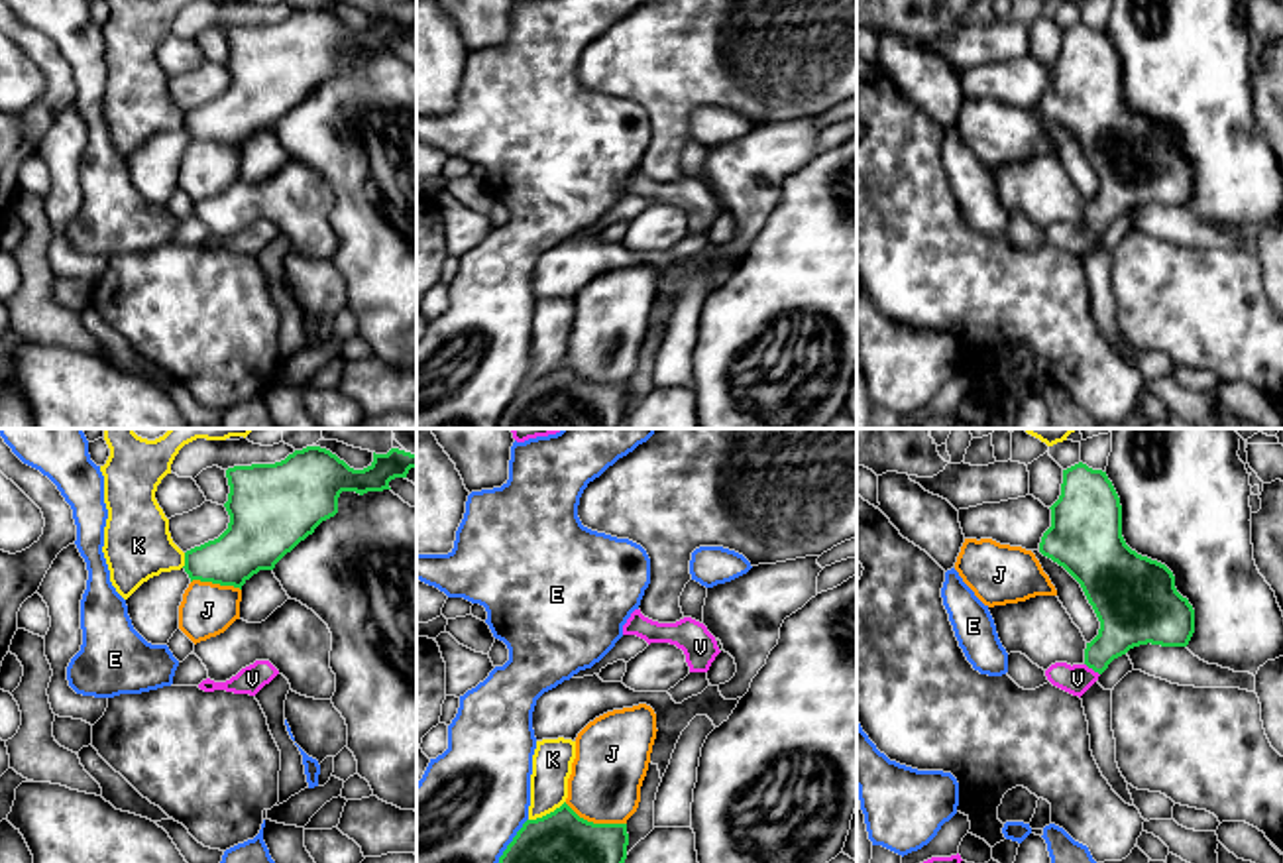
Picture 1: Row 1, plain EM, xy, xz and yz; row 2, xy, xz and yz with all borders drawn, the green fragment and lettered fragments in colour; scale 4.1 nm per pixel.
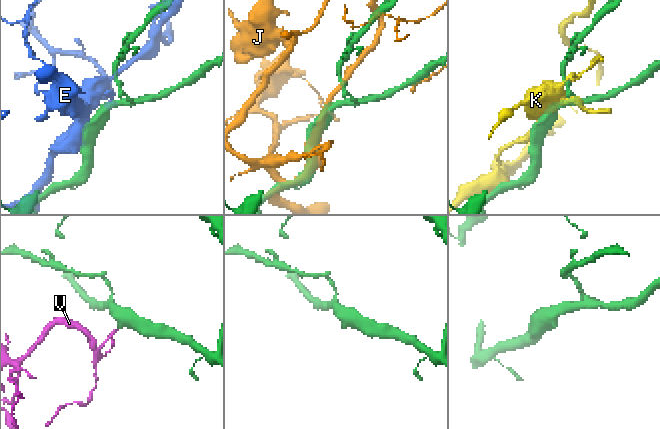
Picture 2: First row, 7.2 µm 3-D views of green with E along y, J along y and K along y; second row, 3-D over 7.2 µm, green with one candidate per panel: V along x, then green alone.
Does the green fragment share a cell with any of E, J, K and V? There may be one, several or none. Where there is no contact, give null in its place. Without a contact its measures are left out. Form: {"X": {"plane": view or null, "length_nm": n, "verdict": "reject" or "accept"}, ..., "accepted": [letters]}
{"E": {"plane": "xz", "length_nm": 240, "verdict": "reject"}, "J": {"plane": "xz", "length_nm": 280, "verdict": "reject"}, "K": {"plane": "xz", "length_nm": 170, "verdict": "reject"}, "V": {"plane": "yz", "length_nm": 80, "verdict": "accept"}, "accepted": ["V"]}

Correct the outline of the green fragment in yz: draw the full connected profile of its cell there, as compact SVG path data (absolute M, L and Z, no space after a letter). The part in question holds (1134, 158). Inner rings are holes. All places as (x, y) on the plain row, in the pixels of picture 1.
M1079 22L1063 29L1059 59L1039 112L1083 147L1100 189L1087 202L1085 222L1055 222L1047 240L1083 256L1108 224L1140 204L1187 206L1195 169L1175 147L1173 132L1132 110L1122 96L1122 65L1106 31Z

